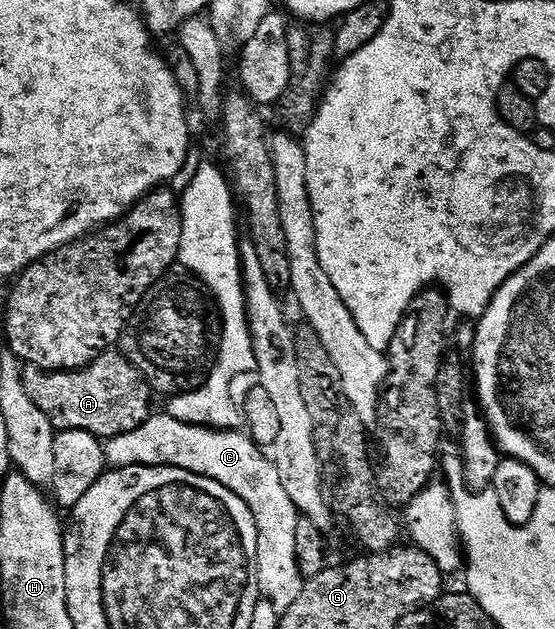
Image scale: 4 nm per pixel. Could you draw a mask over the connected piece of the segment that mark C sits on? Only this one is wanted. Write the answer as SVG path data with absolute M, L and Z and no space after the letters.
M168 415L149 416L135 431L127 431L104 442L105 459L110 466L126 469L132 465L170 465L207 479L223 483L227 491L239 495L251 511L257 528L257 591L278 611L284 611L299 599L306 580L295 557L295 527L298 519L295 503L279 480L279 471L245 431L208 429L206 425L183 423Z

